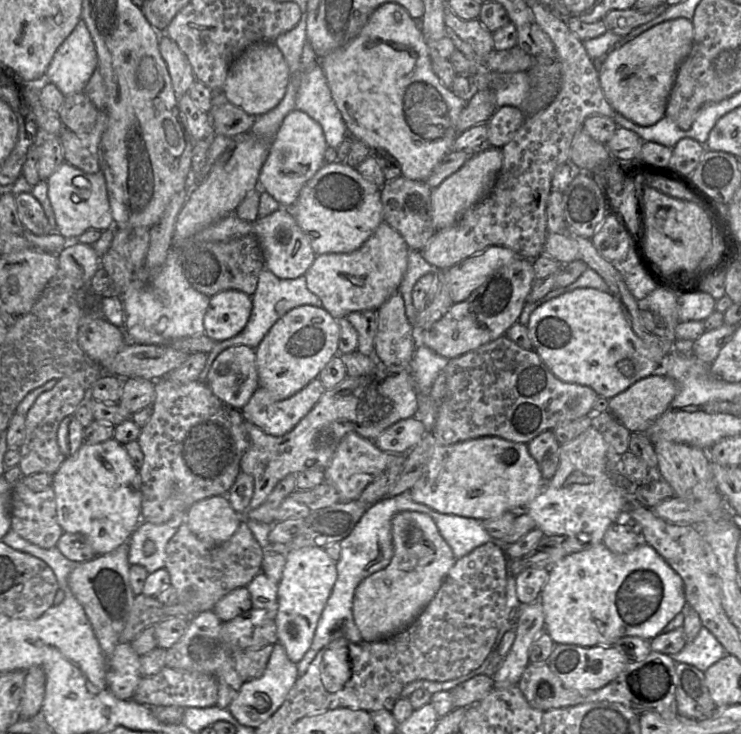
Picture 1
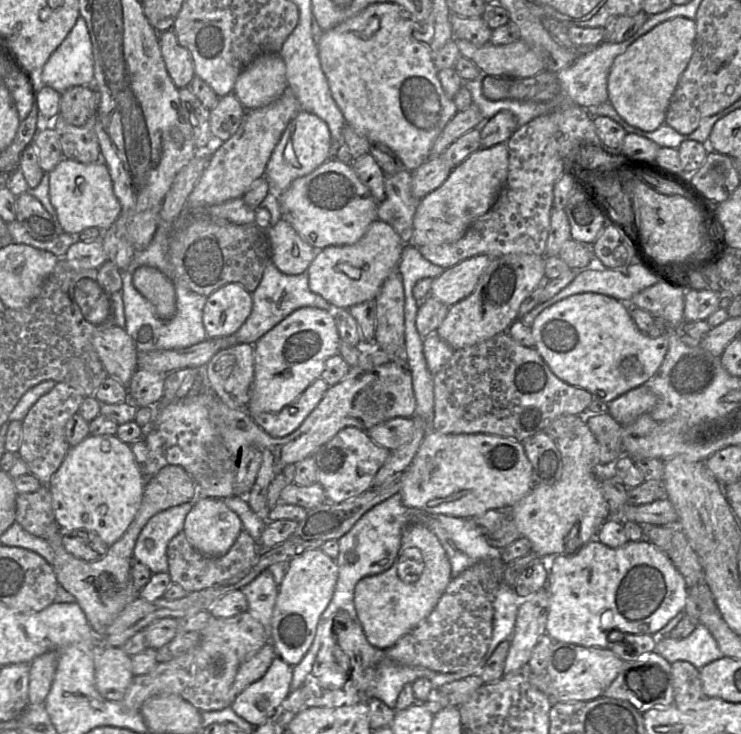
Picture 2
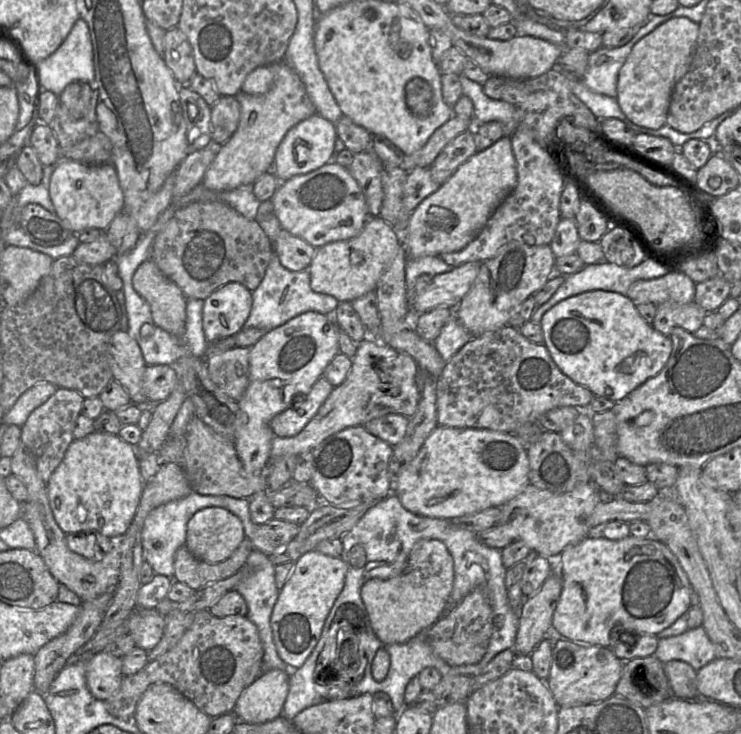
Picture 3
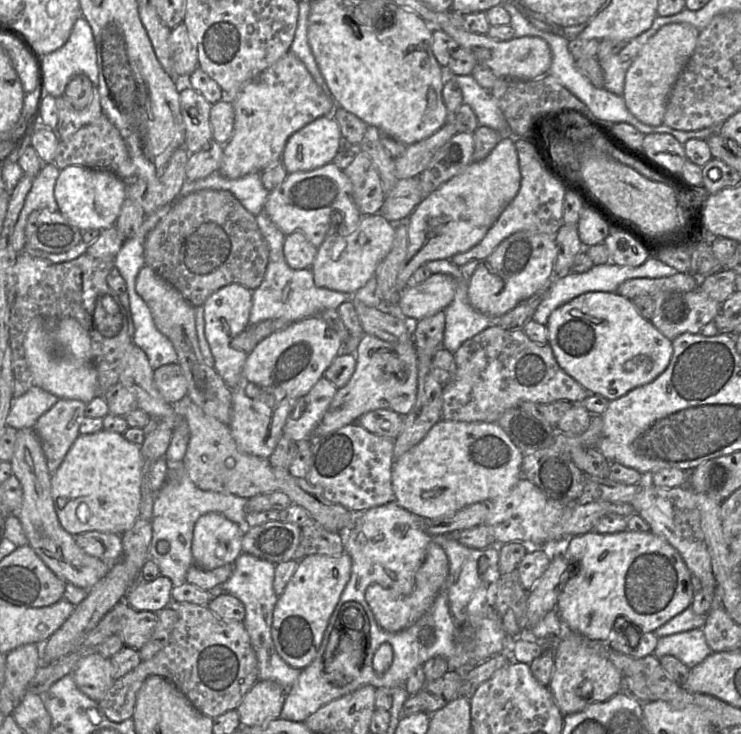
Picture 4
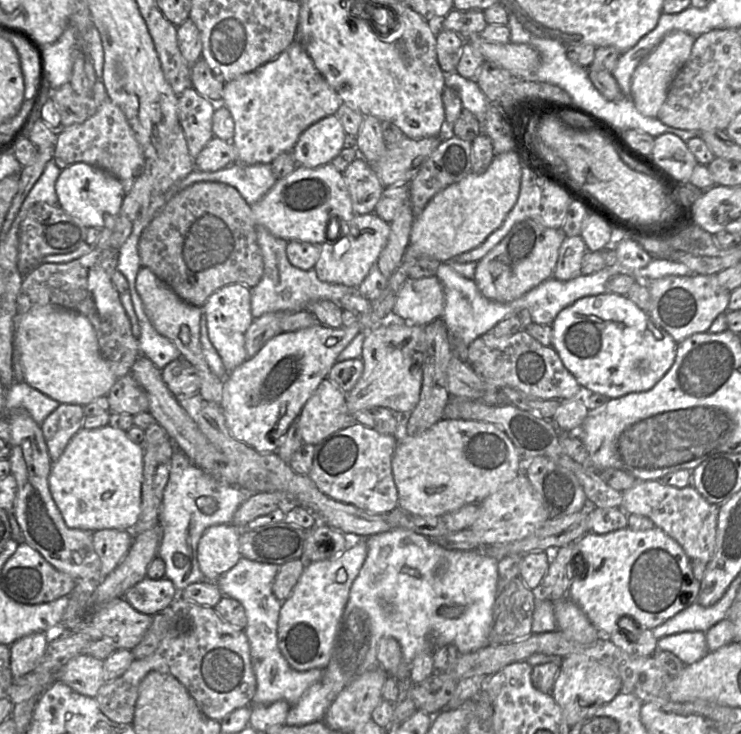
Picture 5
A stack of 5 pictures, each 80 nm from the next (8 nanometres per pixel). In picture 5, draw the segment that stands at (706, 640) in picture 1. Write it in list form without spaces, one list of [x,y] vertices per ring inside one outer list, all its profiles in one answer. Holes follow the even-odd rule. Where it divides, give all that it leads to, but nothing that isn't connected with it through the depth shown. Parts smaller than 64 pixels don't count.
[[[691,631],[673,634],[657,640],[659,651],[668,651],[677,656],[685,666],[701,660],[709,651],[705,632]]]

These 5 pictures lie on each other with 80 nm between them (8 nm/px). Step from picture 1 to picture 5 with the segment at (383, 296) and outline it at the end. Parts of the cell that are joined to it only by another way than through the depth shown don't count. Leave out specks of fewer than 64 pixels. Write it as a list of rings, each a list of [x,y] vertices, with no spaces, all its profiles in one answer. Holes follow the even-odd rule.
[[[375,212],[356,214],[336,239],[327,240],[319,246],[319,258],[314,270],[319,280],[332,284],[359,287],[370,269],[376,264],[390,234],[390,223],[381,219]]]

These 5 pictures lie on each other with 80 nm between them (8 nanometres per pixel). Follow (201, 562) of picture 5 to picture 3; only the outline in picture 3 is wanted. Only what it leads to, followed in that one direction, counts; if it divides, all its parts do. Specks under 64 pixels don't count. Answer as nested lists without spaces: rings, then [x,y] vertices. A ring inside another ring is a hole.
[[[207,507],[188,521],[185,545],[198,559],[216,564],[228,559],[245,538],[237,516],[224,508]]]

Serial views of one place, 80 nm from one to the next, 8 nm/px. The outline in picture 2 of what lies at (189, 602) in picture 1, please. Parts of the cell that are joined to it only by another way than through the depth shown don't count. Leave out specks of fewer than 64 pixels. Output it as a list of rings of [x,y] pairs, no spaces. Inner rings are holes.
[[[244,529],[240,532],[230,550],[221,557],[208,557],[195,550],[184,531],[174,536],[167,546],[168,569],[171,581],[184,588],[187,593],[200,591],[232,578],[244,577],[256,562],[261,548]]]

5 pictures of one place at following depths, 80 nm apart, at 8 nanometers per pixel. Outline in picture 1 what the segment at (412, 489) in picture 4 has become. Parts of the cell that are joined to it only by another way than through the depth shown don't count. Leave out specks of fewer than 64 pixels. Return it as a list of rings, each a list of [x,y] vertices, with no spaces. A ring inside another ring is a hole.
[[[485,436],[445,446],[437,443],[435,439],[432,446],[427,446],[427,465],[410,492],[415,502],[440,513],[483,521],[497,518],[507,511],[524,509],[542,491],[545,483],[540,468],[525,443]]]

